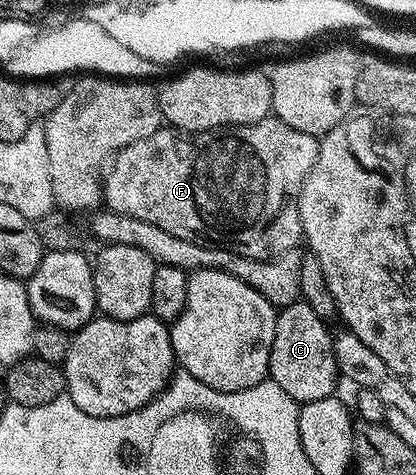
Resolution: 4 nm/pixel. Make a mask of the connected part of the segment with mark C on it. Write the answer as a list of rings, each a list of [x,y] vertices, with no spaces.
[[[295,300],[290,306],[279,309],[276,313],[276,325],[274,326],[274,346],[270,350],[270,362],[268,363],[268,376],[275,387],[286,390],[290,398],[294,398],[300,404],[318,402],[318,398],[326,398],[337,391],[336,359],[332,346],[333,333],[328,332],[329,325],[305,300]]]

